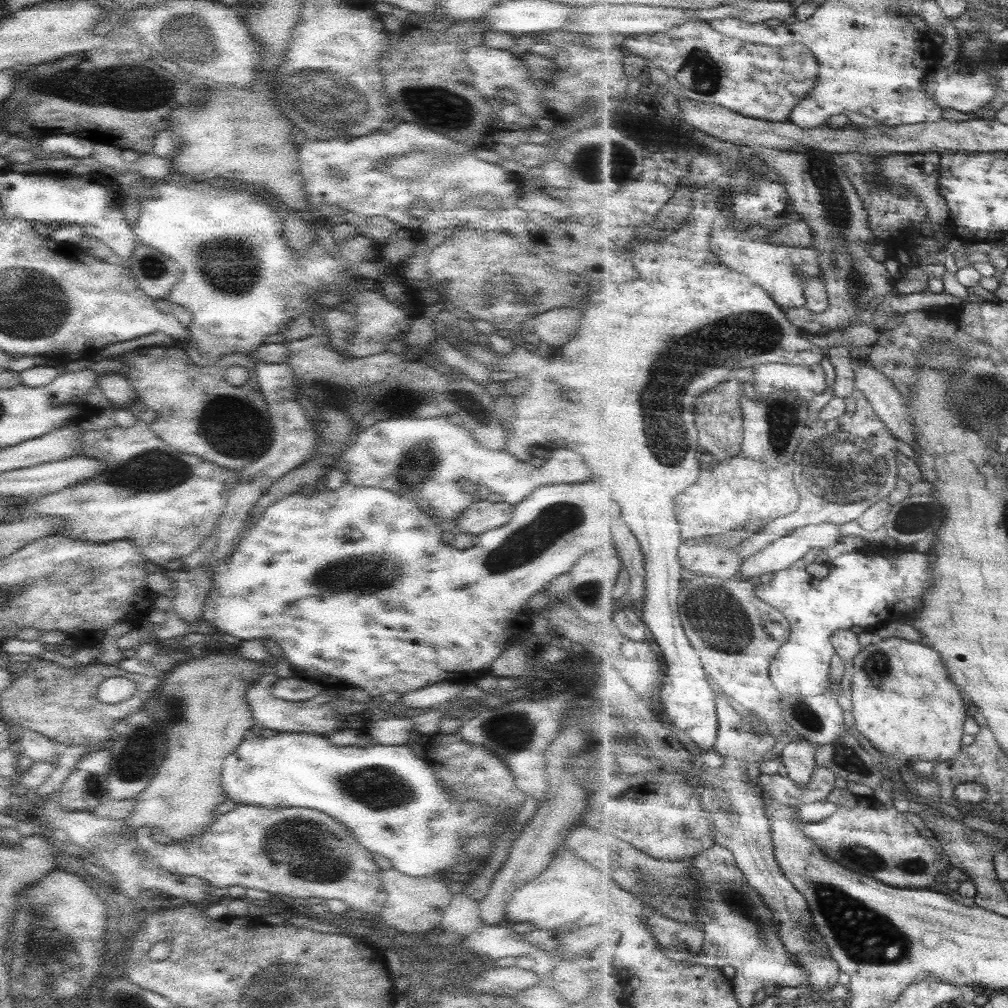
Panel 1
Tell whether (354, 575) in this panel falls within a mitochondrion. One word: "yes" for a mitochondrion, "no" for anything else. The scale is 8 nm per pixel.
yes

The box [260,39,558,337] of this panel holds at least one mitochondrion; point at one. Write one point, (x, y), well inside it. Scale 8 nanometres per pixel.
(321, 99)

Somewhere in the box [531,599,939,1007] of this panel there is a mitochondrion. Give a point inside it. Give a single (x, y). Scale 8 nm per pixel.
(870, 938)

